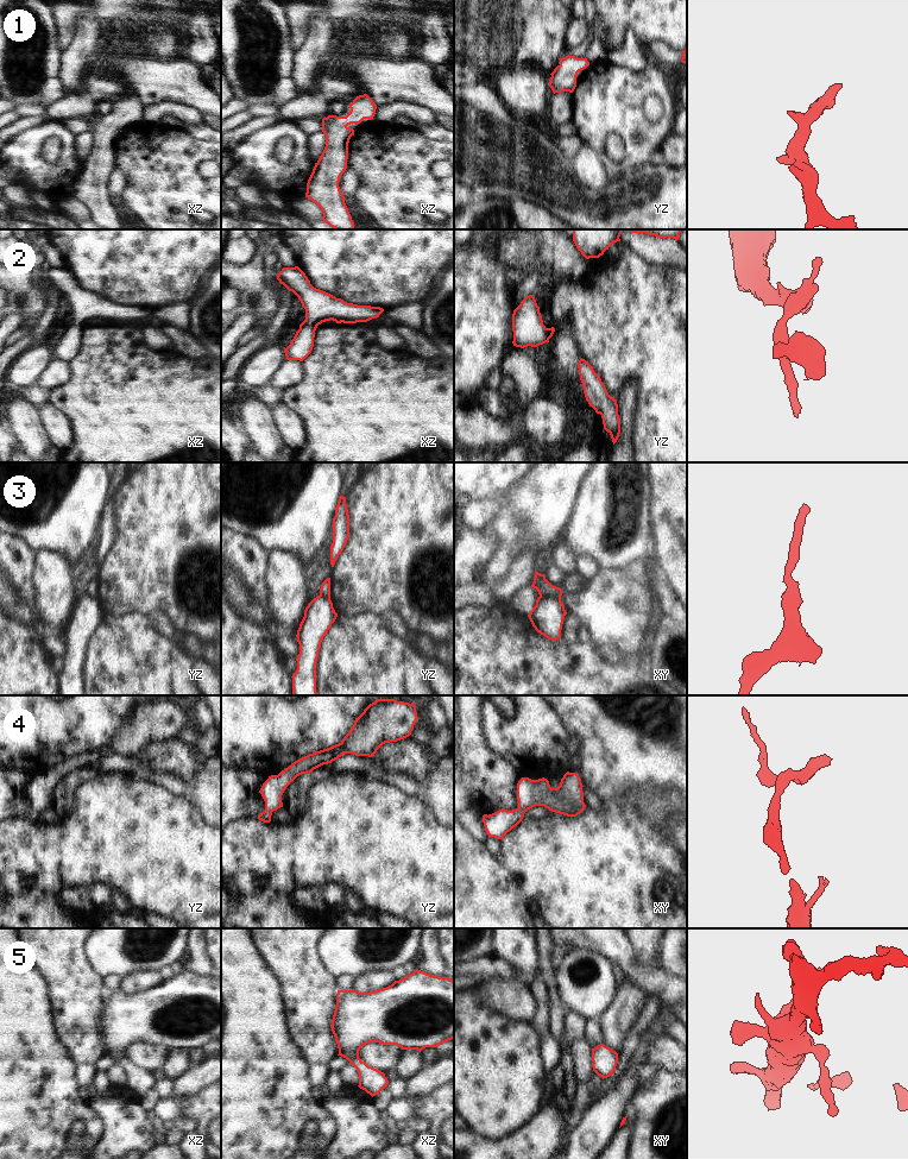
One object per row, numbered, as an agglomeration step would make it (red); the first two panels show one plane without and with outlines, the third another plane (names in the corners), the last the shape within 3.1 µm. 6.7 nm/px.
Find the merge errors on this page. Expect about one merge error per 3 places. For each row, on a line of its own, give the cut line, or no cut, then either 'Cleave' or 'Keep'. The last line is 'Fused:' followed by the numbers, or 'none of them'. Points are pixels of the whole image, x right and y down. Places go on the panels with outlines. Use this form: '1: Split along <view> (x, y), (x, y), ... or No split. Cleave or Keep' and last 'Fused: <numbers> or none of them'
1: No split. Keep
2: No split. Keep
3: Split along xy (540, 596), (557, 597), (560, 599). Cleave
4: No split. Keep
5: No split. Keep
Fused: 3.

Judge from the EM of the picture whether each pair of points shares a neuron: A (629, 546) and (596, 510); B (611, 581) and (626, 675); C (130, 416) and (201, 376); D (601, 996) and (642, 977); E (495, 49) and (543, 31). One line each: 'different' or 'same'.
A: same
B: different
C: same
D: different
E: same

